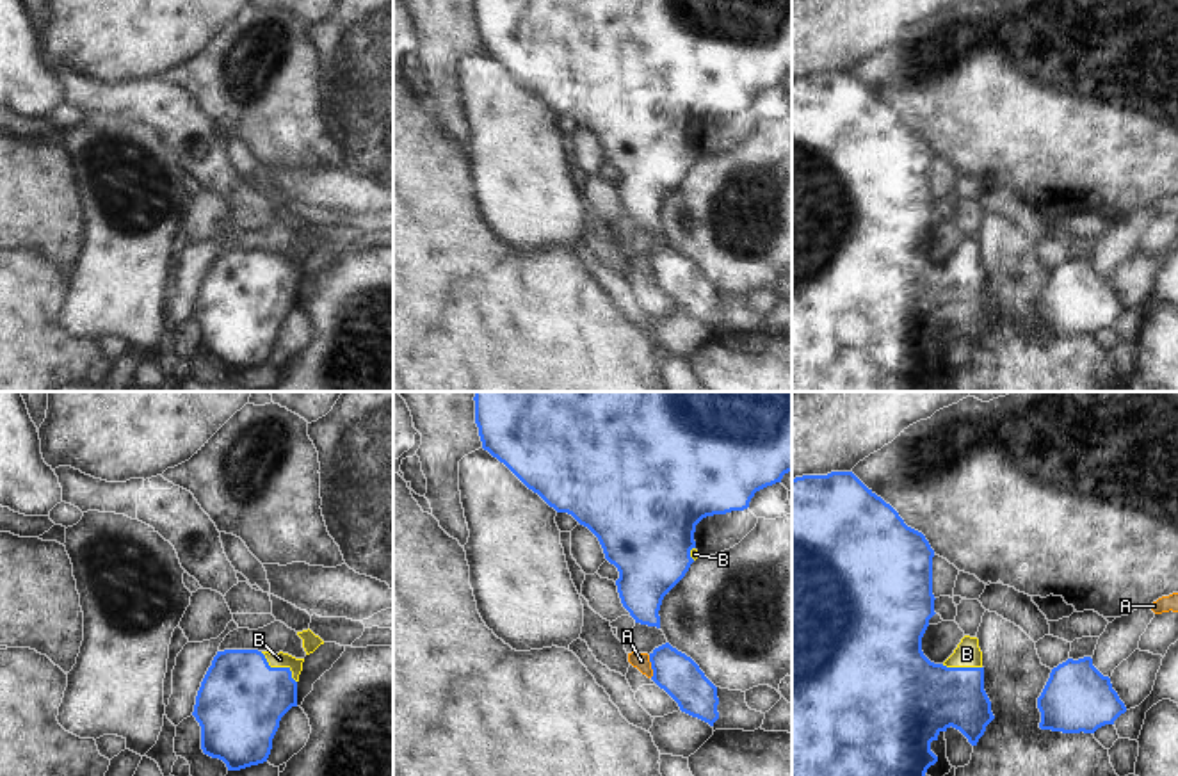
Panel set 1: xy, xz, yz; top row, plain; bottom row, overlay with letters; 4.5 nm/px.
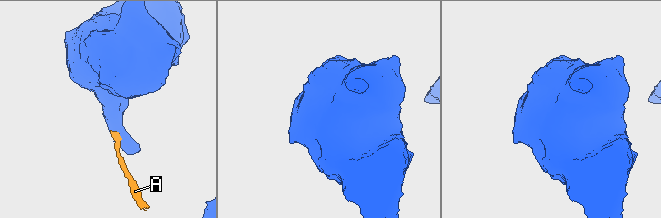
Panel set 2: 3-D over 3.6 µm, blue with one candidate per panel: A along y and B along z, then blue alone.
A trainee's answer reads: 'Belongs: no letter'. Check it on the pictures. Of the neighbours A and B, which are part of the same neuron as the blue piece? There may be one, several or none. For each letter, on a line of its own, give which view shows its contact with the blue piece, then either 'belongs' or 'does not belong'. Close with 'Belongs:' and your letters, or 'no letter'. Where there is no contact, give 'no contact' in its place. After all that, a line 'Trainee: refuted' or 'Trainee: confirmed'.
A: xz | does not belong
B: xy | belongs
Belongs: B
Trainee: refuted

